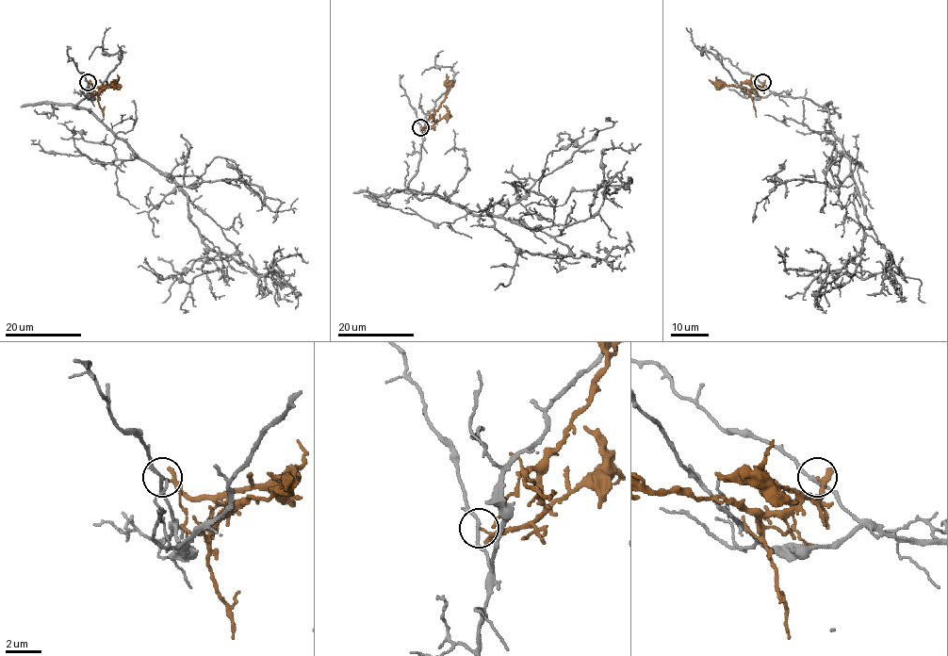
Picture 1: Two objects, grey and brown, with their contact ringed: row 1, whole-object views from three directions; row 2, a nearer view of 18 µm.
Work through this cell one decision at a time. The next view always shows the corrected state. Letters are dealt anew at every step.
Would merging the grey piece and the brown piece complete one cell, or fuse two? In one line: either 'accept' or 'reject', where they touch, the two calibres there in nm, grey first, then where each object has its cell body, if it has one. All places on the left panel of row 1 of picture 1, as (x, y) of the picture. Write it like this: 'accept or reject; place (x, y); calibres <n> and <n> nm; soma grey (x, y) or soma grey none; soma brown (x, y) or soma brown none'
reject; place (88, 82); calibres 160 and 130 nm; soma grey none; soma brown none

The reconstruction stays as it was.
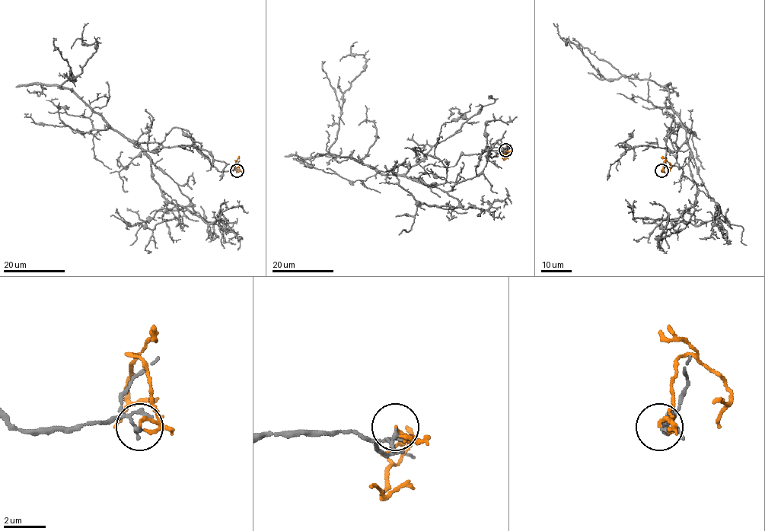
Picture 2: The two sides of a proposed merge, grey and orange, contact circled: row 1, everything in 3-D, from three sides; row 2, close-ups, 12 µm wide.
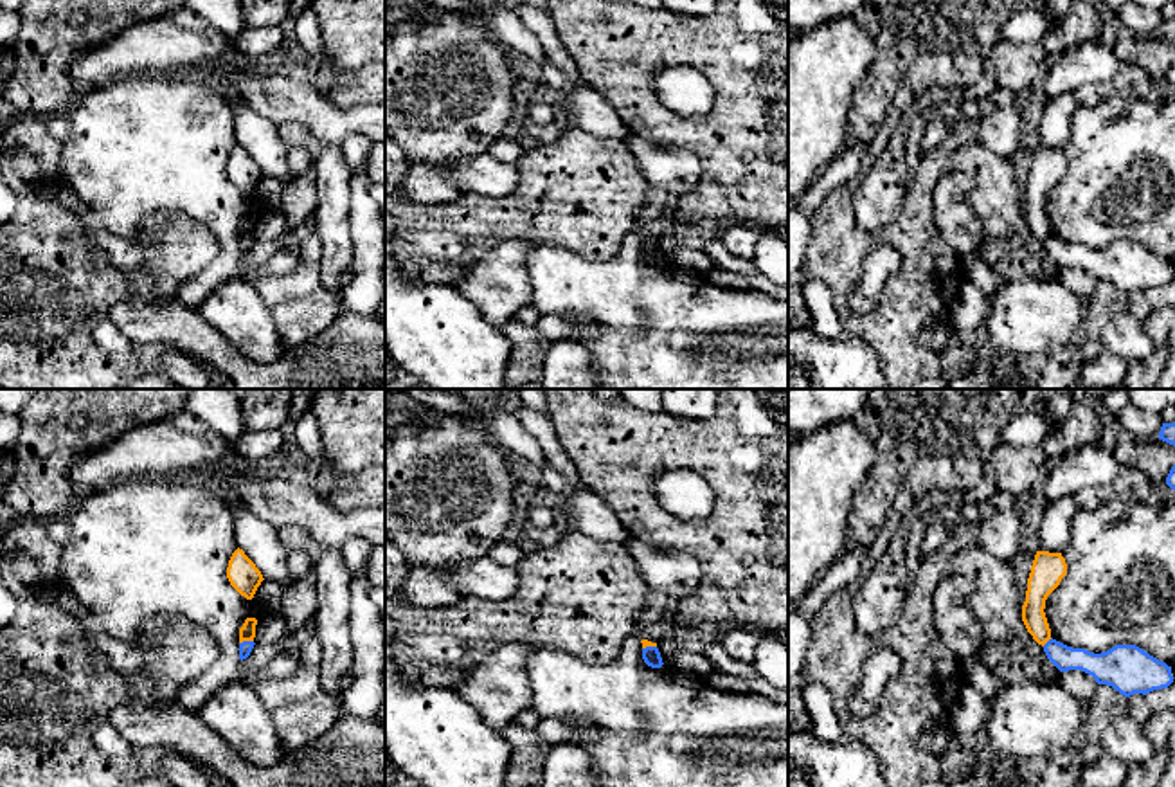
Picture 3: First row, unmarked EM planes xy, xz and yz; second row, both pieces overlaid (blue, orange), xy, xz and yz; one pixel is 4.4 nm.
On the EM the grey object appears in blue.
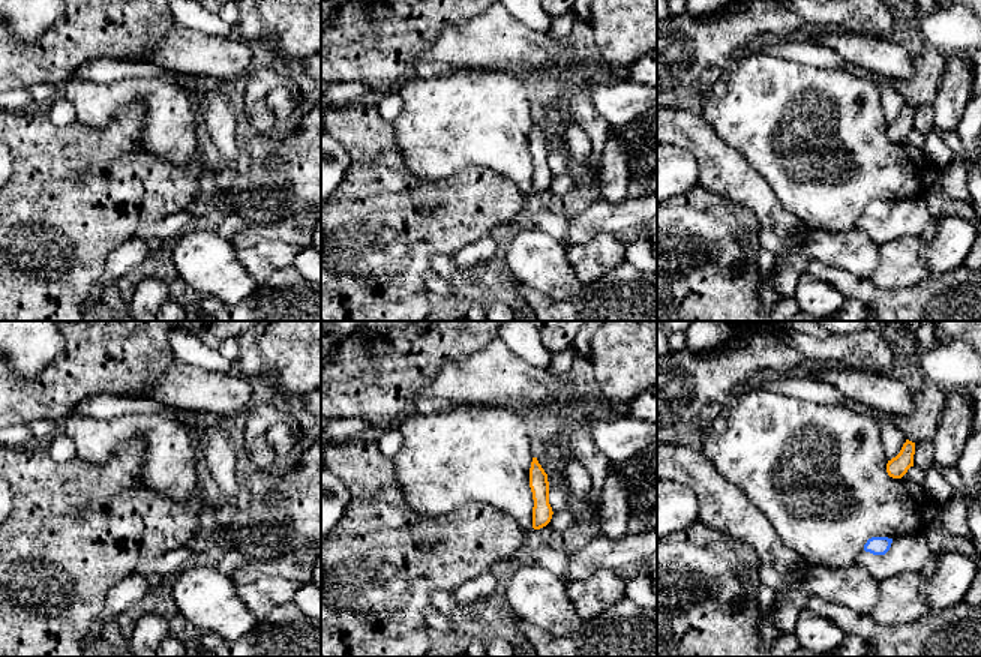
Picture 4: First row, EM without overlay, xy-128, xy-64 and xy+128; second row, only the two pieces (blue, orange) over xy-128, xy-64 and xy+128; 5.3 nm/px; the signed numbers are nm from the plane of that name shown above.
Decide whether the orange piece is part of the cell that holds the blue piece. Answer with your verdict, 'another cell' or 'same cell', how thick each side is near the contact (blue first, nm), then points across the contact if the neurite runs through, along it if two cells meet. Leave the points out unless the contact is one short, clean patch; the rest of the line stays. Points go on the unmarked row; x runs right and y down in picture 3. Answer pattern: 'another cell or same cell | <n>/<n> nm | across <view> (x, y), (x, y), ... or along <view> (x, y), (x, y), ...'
another cell | 60/80 nm

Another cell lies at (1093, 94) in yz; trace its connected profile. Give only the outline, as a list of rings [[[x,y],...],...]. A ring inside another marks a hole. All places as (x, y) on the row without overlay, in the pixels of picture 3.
[[[1121,61],[1112,81],[1089,83],[1074,94],[1080,106],[1098,106],[1116,94],[1125,99],[1161,101],[1162,86],[1141,67]]]

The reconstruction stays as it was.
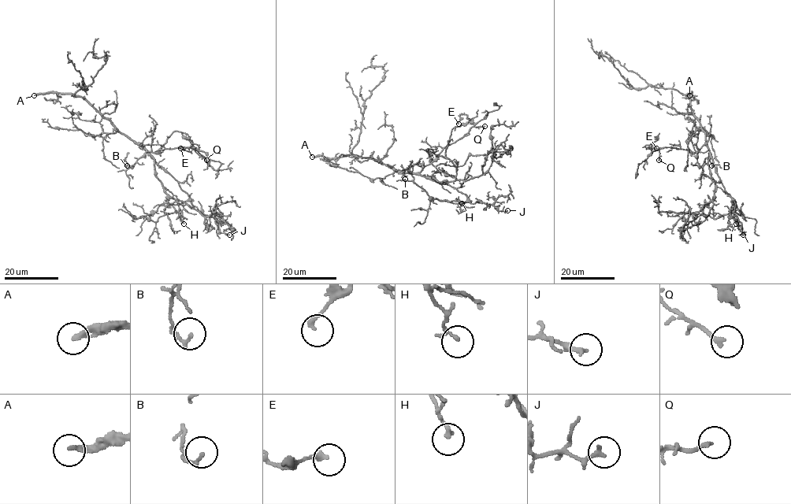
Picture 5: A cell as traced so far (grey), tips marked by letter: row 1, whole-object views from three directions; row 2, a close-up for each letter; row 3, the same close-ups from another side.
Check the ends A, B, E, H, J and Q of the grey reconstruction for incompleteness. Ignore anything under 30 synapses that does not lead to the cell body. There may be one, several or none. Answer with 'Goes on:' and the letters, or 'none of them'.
Goes on: A

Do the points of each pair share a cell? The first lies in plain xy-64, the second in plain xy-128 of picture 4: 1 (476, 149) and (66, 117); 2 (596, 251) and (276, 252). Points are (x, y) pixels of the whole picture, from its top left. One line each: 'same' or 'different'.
1: different
2: same

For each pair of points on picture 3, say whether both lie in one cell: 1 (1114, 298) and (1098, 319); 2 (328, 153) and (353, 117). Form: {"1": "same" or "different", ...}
{"1": "same", "2": "different"}

